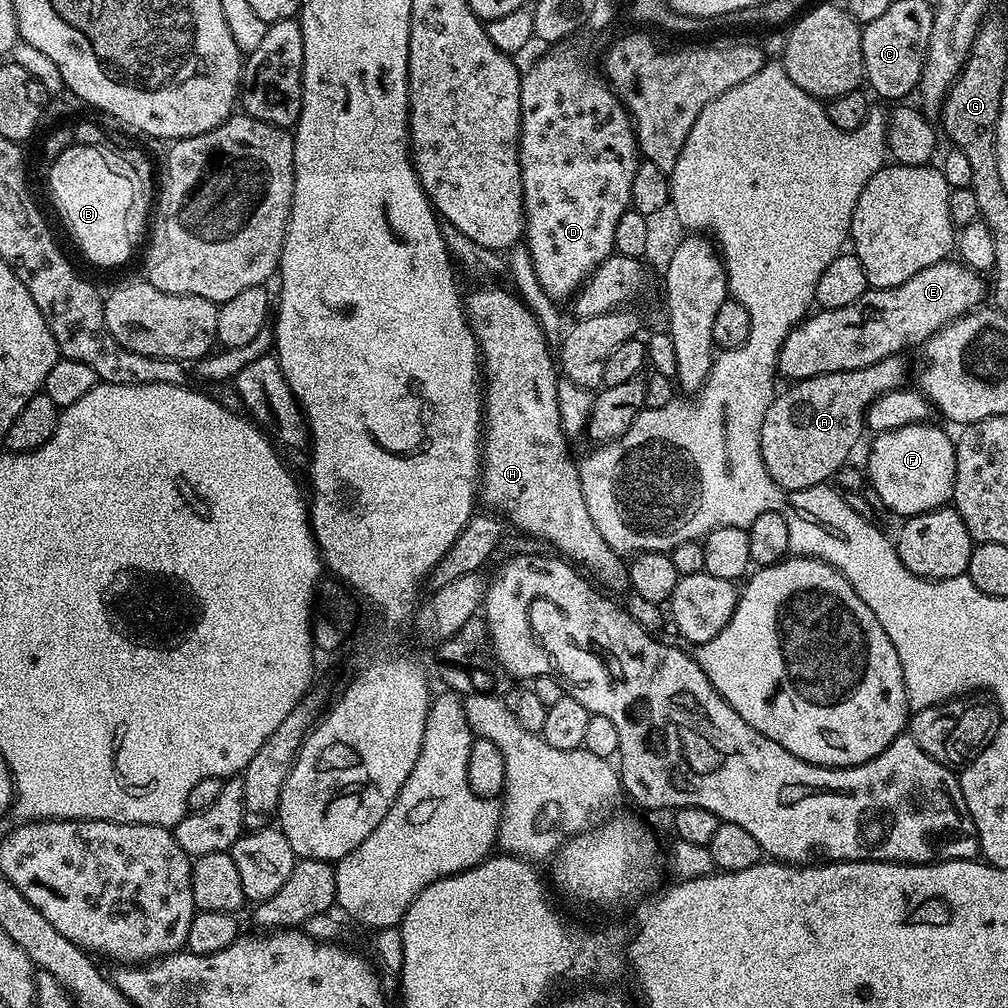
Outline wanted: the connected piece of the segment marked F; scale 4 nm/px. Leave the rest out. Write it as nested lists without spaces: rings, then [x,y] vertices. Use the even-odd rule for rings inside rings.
[[[925,422],[879,433],[873,440],[866,480],[878,492],[885,509],[907,518],[945,507],[951,501],[956,473],[956,446],[951,435]]]

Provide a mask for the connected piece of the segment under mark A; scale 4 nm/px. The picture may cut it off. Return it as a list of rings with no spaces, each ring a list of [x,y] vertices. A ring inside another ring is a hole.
[[[897,354],[858,370],[818,374],[795,381],[772,397],[760,427],[760,453],[764,468],[779,488],[801,492],[831,481],[849,463],[852,447],[866,428],[868,407],[883,392],[905,387],[908,364]]]

